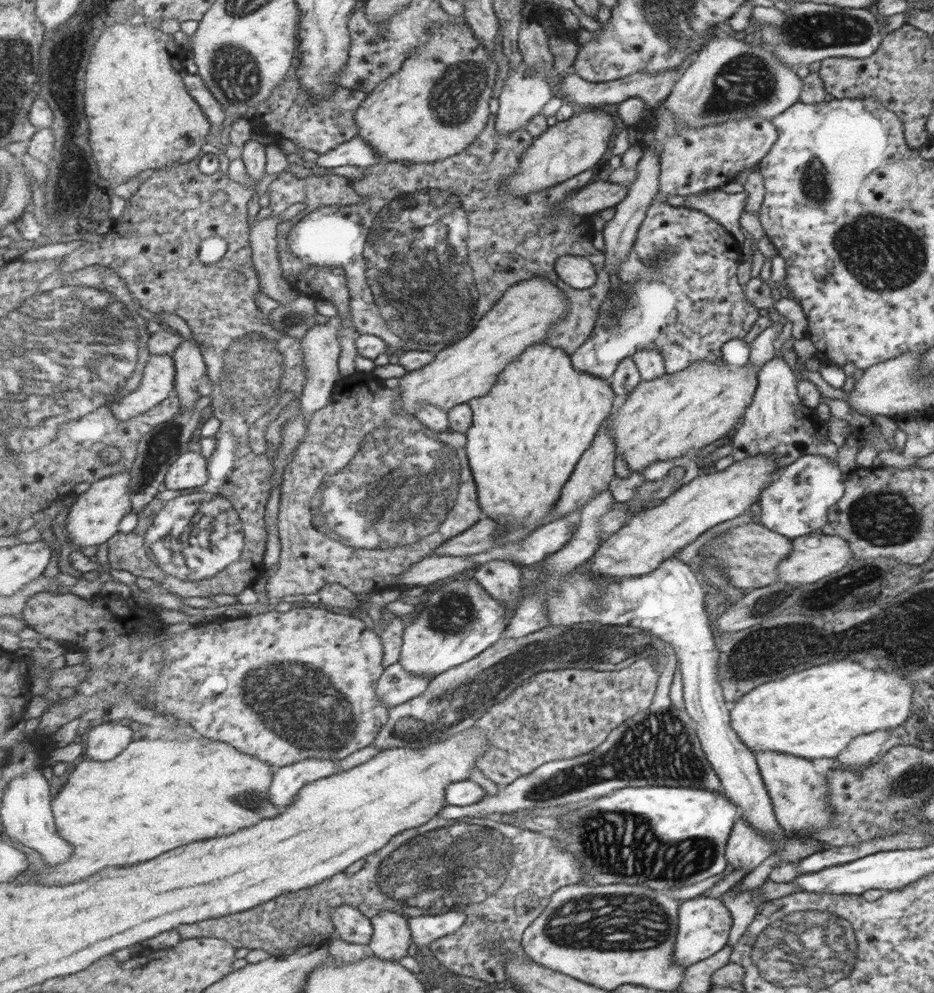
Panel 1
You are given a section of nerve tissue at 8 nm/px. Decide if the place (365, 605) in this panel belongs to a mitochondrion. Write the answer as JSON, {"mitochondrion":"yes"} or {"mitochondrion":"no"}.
{"mitochondrion":"no"}

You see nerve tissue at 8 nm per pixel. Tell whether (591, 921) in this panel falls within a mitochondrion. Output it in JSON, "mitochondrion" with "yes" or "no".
{"mitochondrion":"yes"}

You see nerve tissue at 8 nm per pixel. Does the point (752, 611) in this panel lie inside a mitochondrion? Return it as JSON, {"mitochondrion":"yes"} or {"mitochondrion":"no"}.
{"mitochondrion":"yes"}

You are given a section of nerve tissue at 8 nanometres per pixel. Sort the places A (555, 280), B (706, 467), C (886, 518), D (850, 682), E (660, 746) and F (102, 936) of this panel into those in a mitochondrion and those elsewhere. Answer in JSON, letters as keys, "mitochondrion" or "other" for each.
{"A":"other","B":"other","C":"mitochondrion","D":"other","E":"mitochondrion","F":"other"}

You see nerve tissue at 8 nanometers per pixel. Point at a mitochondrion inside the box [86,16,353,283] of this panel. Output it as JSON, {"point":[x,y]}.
{"point":[233,71]}

